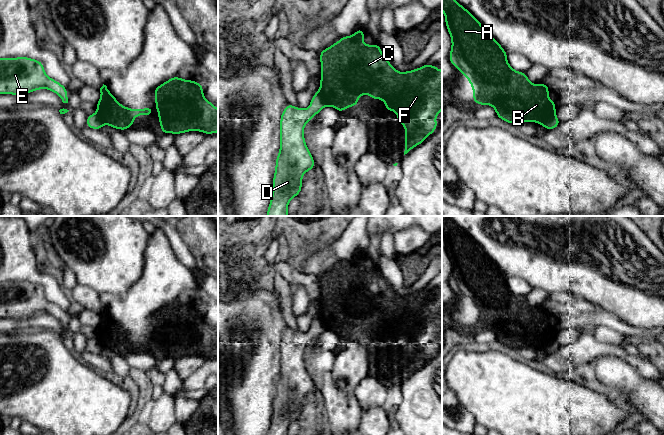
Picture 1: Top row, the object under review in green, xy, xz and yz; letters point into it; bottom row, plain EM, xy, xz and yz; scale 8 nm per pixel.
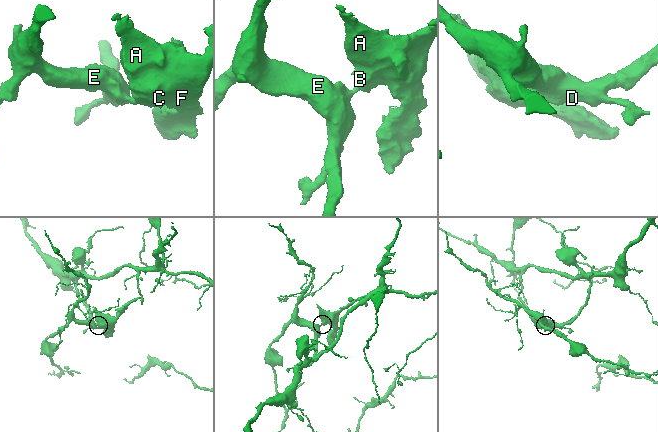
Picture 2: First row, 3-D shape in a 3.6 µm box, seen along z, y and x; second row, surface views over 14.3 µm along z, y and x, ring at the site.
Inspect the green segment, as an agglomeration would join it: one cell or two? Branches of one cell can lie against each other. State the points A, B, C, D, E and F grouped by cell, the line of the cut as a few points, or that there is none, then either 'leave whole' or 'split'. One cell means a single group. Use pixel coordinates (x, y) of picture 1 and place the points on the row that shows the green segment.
A B C F / D E | yz (555, 114), (542, 125) | split

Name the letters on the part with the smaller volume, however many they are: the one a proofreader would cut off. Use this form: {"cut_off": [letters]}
{"cut_off": ["A", "B", "C", "F"]}

